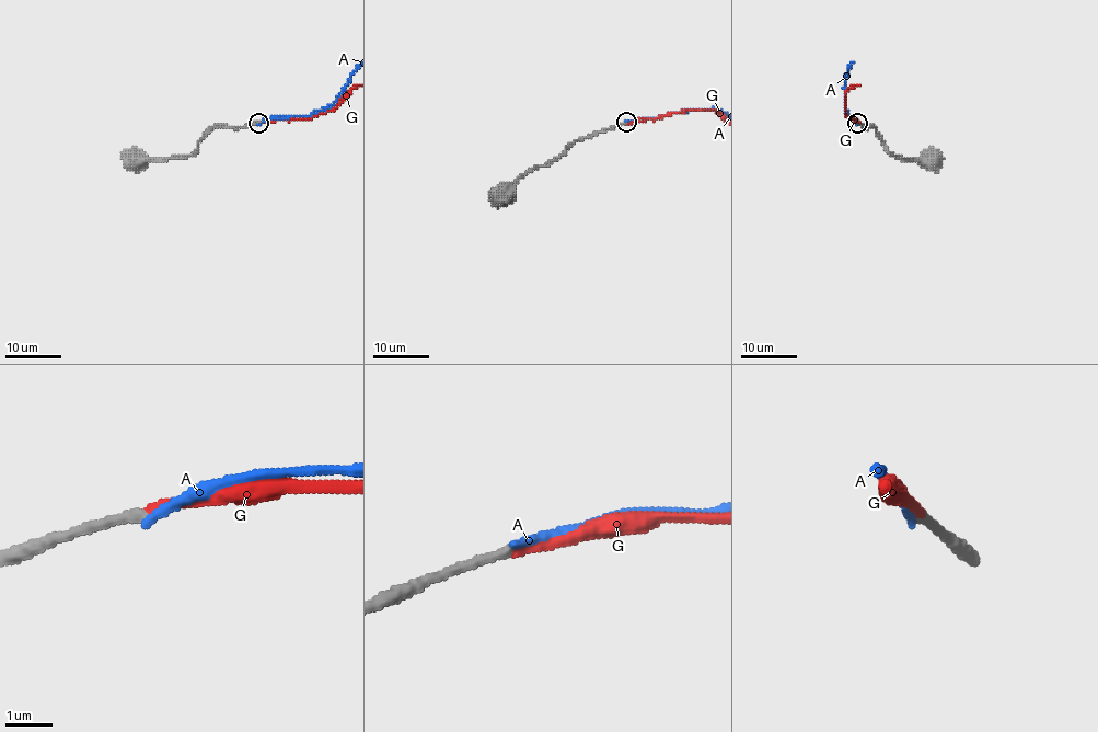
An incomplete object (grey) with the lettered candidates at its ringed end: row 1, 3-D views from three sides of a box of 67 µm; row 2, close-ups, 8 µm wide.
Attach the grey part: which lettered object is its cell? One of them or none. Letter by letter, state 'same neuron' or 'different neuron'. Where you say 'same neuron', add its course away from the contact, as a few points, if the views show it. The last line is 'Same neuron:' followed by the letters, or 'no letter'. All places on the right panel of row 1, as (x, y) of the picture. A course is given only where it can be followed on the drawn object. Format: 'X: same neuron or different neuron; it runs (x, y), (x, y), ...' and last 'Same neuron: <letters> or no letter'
A: different neuron
G: same neuron
Same neuron: G

